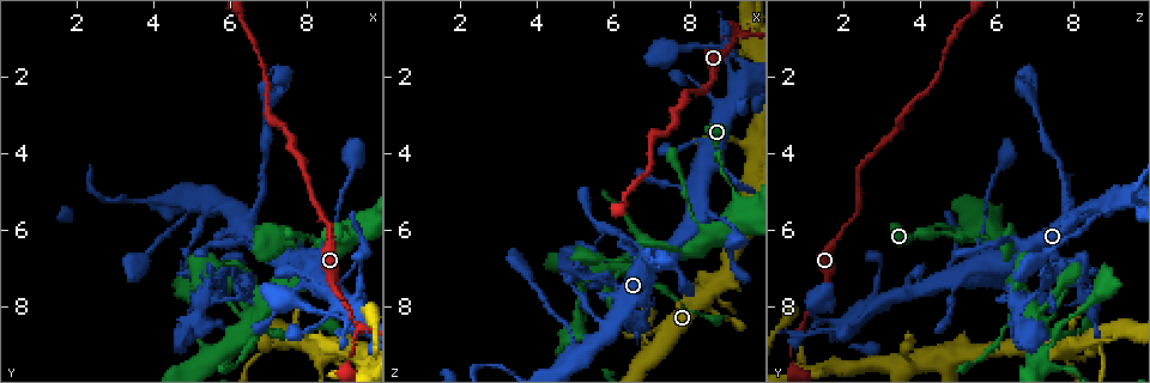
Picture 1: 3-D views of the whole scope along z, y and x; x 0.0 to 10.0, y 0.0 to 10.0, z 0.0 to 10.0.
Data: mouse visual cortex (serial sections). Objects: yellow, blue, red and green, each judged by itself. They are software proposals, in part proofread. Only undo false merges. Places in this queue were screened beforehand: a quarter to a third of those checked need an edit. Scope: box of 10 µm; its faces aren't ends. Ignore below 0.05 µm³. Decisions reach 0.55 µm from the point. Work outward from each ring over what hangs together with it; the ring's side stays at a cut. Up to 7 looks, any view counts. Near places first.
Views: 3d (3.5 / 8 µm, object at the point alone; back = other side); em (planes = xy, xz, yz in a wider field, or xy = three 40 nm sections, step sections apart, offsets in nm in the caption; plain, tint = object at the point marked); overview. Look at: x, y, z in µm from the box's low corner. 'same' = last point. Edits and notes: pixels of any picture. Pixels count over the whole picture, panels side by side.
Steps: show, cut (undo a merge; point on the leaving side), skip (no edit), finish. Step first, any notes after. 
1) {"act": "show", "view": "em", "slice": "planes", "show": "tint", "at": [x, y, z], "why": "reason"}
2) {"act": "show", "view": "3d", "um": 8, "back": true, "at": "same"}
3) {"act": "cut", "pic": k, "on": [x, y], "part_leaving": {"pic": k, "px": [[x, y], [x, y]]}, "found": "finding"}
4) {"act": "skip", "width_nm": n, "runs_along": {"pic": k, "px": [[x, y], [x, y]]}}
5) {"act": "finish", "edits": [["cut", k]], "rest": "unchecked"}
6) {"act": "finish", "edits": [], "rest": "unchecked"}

{"act": "show", "view": "3d", "um": 3.5, "at": [6.80, 5.20, 7.85], "why": "calibre changes"}

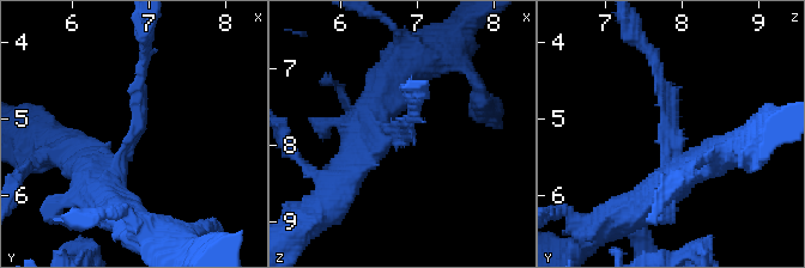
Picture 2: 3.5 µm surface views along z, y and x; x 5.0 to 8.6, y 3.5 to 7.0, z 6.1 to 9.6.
{"act": "show", "view": "em", "slice": "xy", "step": 5, "show": "tint", "at": [6.80, 5.20, 7.90], "arm_widths_nm": [150, 450]}

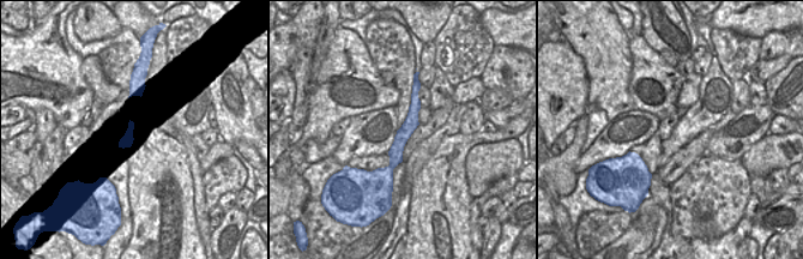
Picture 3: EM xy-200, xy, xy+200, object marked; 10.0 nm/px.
{"act": "skip", "width_nm": 140, "runs_along": {"pic": 3, "px": [[417, 85], [411, 122], [384, 182]]}, "found": "continuous, no second cell"}

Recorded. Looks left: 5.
{"act": "show", "view": "3d", "um": 3.5, "at": [7.00, 9.15, 8.65], "why": "thick turns thin"}

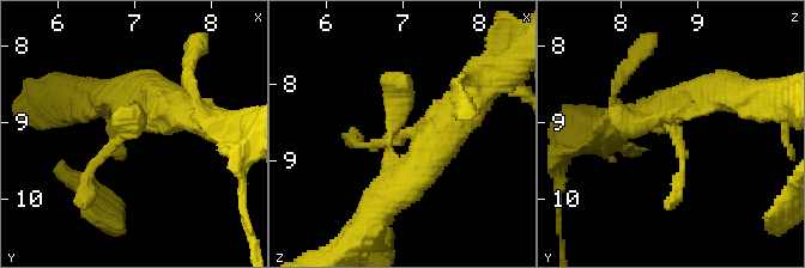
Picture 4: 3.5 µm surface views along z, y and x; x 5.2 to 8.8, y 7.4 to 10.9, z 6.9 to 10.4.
{"act": "show", "view": "em", "slice": "xy", "step": 5, "show": "tint", "at": [7.00, 9.10, 8.70]}

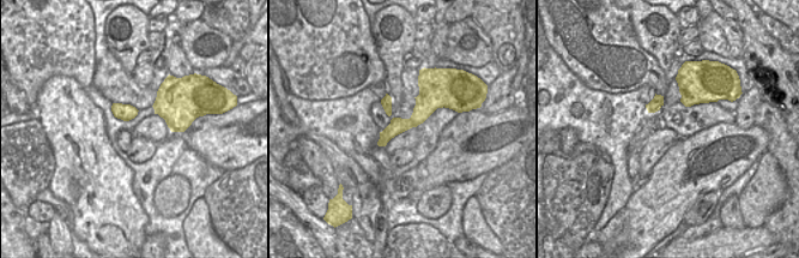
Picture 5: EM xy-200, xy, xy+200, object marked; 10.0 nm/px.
{"act": "skip", "width_nm": 180, "runs_along": {"pic": 4, "px": [[460, 110], [400, 134], [382, 79]]}, "found": "one cell here"}

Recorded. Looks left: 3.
{"act": "show", "view": "3d", "um": 3.5, "at": [9.40, 8.60, 0.85], "why": "a narrow waist"}

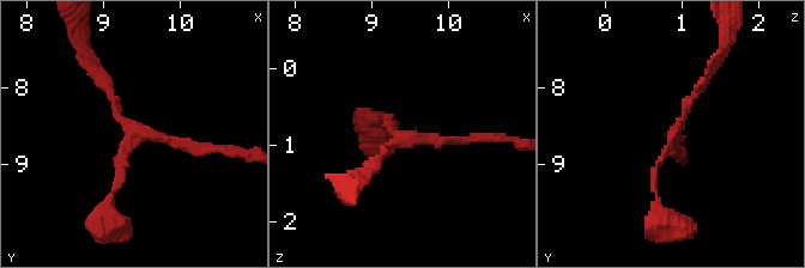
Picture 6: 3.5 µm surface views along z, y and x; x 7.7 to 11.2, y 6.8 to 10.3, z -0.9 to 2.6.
{"act": "show", "view": "em", "slice": "xy", "step": 3, "show": "tint", "at": [9.40, 8.55, 0.85]}

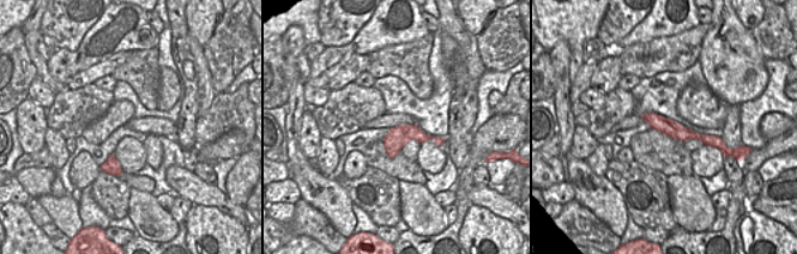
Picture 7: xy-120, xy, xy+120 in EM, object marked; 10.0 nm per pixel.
{"act": "skip", "runs_along": {"pic": 7, "px": [[646, 116], [683, 134], [714, 141]]}, "found": "one cell here"}

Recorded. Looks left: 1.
{"act": "finish", "edits": [], "rest": "unchecked"}

